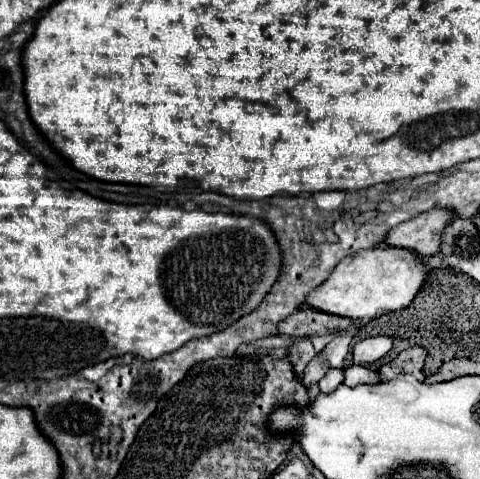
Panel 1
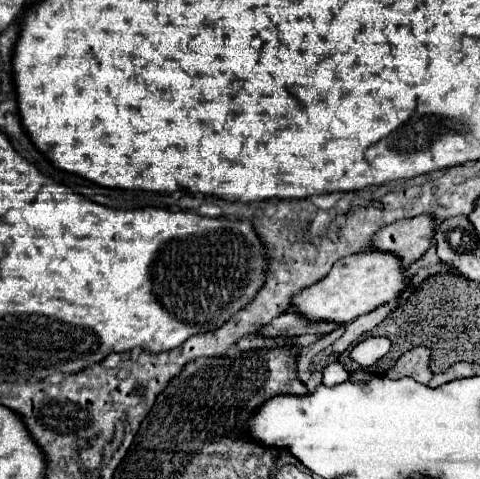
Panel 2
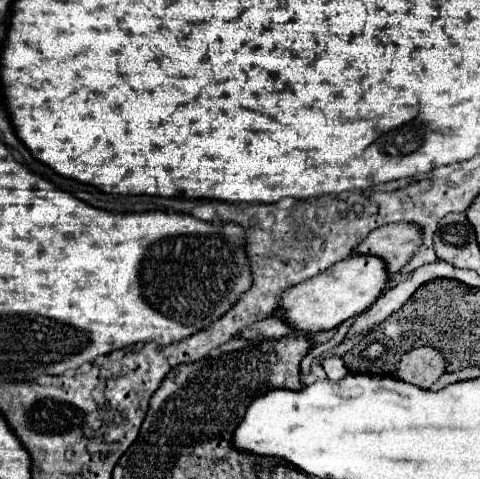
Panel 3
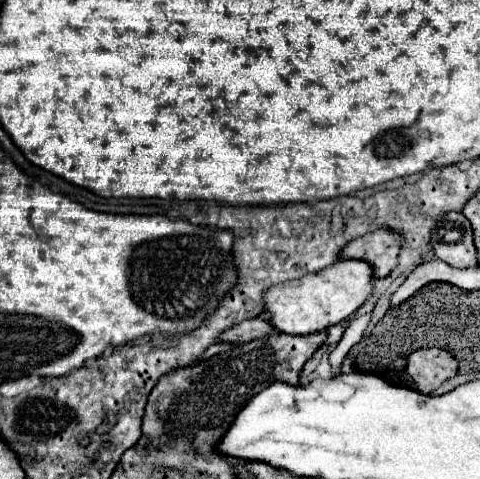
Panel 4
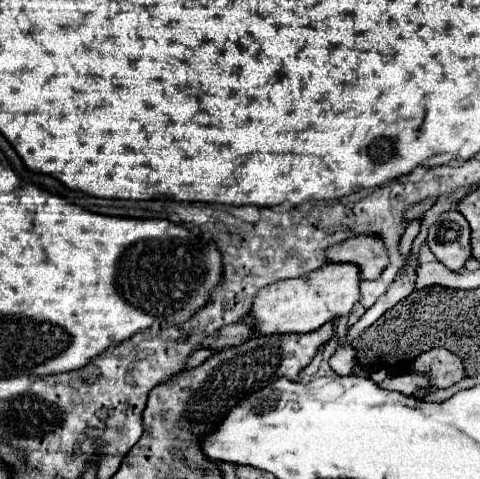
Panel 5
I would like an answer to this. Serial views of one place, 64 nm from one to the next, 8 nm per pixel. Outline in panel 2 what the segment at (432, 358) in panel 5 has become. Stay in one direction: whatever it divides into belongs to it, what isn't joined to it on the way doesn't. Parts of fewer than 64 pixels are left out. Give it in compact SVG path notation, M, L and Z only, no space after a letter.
M416 346L408 350L392 370L386 372L388 378L414 378L420 384L428 384L432 380L432 370L430 370L430 350L426 346Z

